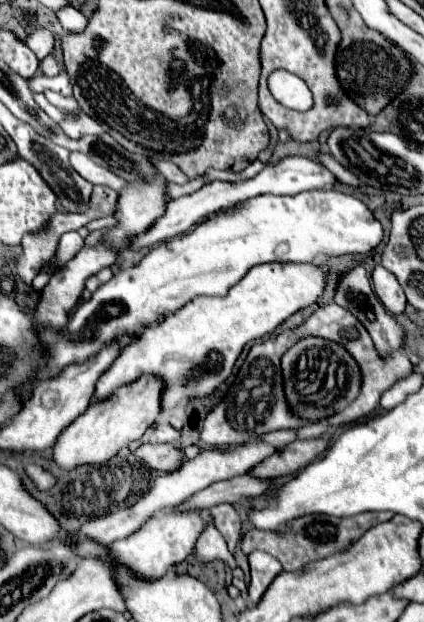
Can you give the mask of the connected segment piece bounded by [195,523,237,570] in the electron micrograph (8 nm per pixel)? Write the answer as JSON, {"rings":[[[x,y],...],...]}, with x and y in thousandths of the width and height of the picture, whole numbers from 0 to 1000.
{"rings":[[[498,841],[474,854],[460,883],[465,883],[465,892],[469,892],[474,902],[521,899],[521,902],[535,905],[542,915],[550,916],[559,912],[550,892],[545,892],[540,883],[535,883],[535,873],[531,873],[526,860],[521,860],[521,857],[507,850],[507,844],[498,844]]]}

